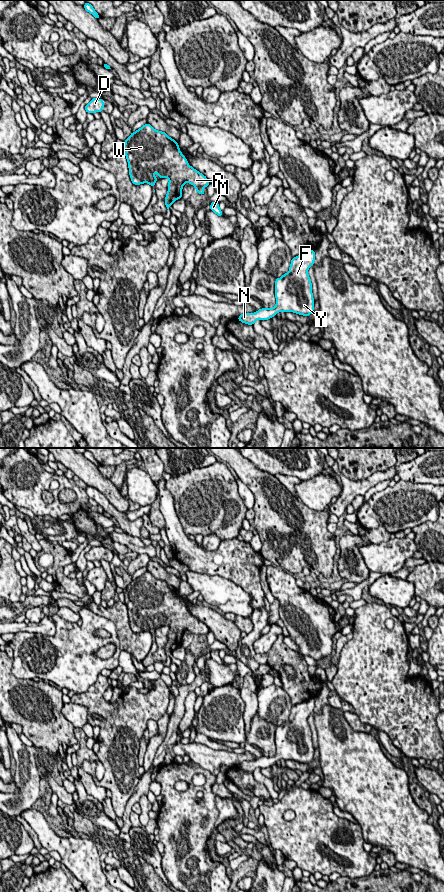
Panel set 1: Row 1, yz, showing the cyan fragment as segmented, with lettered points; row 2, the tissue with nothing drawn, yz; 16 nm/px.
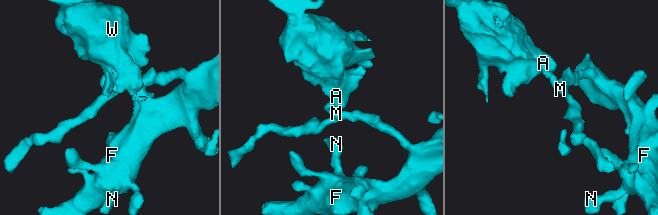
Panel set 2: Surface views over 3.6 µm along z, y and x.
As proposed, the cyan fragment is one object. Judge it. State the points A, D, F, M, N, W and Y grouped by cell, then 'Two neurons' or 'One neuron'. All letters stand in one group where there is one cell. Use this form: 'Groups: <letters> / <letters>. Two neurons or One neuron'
Groups: A D W / F M N Y. Two neurons

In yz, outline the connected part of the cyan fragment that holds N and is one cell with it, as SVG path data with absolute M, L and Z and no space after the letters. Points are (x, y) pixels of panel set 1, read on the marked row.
M310 250L292 258L289 272L276 278L274 308L262 308L255 313L243 313L238 317L242 323L253 325L256 320L268 320L278 312L294 312L309 316L313 313L314 299L308 269L314 264L315 252Z

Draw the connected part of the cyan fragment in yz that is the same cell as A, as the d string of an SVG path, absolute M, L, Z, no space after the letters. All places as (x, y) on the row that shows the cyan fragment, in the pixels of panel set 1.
M148 123L131 133L125 140L124 150L133 184L148 183L154 187L157 181L155 172L161 179L169 179L165 197L168 210L170 205L182 198L182 188L186 182L195 189L209 185L206 176L188 164L178 143Z

